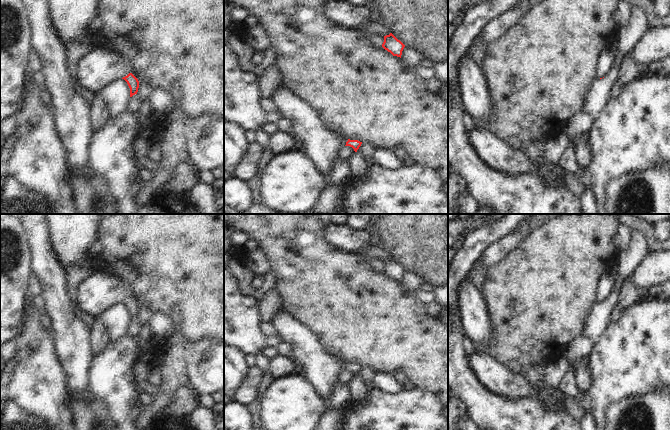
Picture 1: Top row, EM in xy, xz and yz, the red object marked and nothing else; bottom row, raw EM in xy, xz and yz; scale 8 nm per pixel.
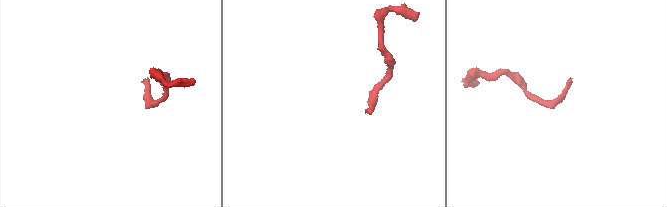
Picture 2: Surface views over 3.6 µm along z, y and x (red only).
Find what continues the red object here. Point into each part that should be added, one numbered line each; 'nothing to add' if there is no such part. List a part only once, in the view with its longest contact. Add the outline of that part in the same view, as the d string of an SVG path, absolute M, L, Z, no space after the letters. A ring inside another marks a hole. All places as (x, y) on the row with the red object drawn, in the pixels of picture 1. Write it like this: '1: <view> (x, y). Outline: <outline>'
1: xy (101, 67). Outline: M99 47L77 65L76 80L84 93L96 93L115 80L127 76L131 63L115 50Z

